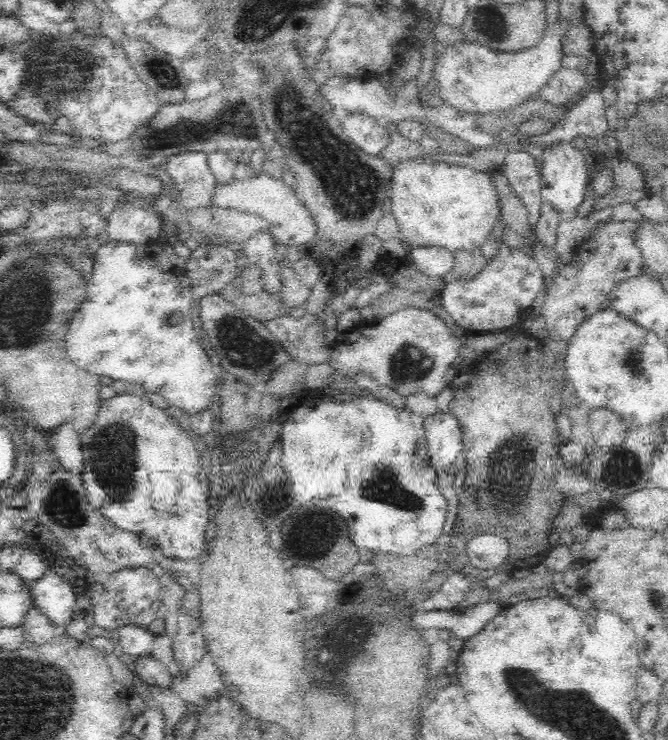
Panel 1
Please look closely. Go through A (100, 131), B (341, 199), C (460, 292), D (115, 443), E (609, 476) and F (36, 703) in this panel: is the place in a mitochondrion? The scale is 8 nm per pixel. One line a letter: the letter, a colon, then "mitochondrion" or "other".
A: other
B: mitochondrion
C: other
D: mitochondrion
E: mitochondrion
F: mitochondrion

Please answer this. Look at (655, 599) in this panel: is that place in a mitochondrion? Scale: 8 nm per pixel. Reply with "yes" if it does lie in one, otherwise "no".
yes

